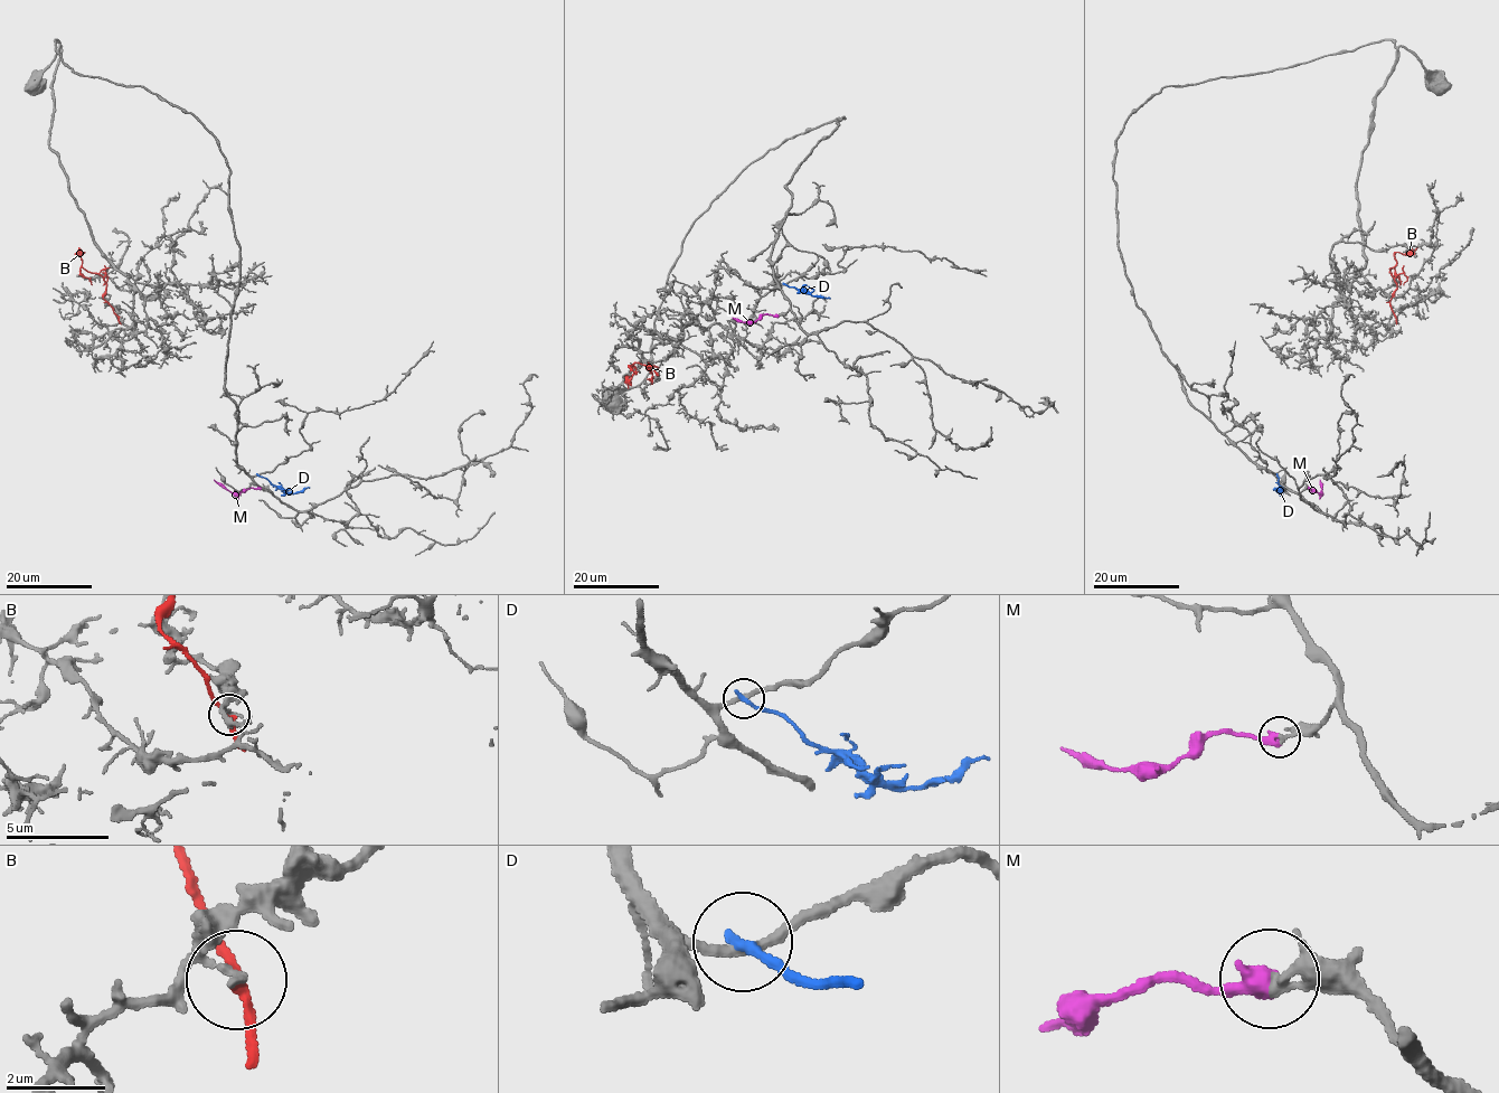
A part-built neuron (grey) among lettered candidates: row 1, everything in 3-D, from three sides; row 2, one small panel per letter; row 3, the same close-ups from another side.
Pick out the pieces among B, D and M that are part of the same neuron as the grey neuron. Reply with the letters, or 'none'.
M

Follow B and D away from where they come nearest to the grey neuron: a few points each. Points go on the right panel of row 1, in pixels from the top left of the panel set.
B: (1395, 317), (1391, 299), (1397, 288), (1391, 270), (1396, 264), (1394, 254), (1411, 254), (1417, 247)
D: (1276, 474), (1282, 493), (1282, 488)

